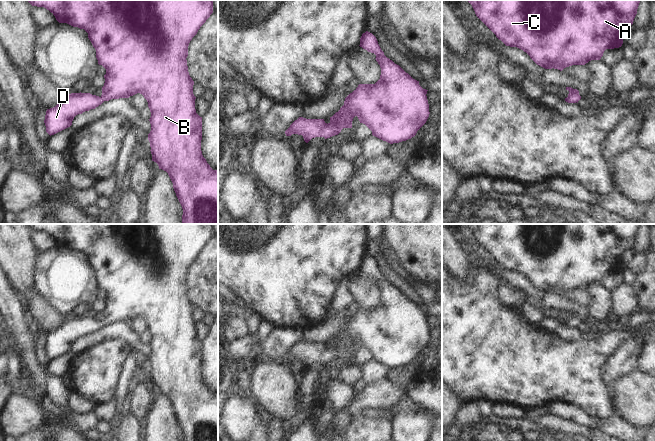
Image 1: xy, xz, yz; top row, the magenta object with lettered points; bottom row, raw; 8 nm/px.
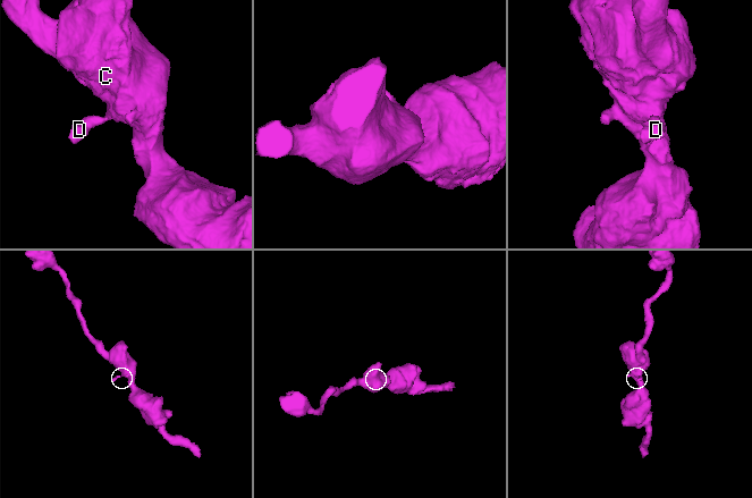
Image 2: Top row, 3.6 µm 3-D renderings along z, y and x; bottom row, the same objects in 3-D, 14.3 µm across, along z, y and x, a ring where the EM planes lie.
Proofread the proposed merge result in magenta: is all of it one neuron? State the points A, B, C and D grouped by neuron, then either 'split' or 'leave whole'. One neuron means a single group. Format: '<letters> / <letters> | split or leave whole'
A B C D | leave whole

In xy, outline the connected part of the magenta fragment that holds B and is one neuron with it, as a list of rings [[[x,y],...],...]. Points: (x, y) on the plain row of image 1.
[[[28,224],[32,230],[44,231],[49,234],[59,247],[67,247],[73,251],[84,253],[88,257],[88,262],[91,265],[93,271],[96,274],[96,282],[98,288],[102,289],[106,293],[104,299],[105,307],[102,311],[102,319],[96,320],[90,317],[71,317],[66,319],[64,323],[58,327],[55,331],[47,333],[45,339],[46,356],[51,360],[54,359],[72,349],[74,341],[78,338],[82,338],[85,335],[95,333],[101,329],[104,325],[119,322],[129,322],[137,317],[140,317],[148,326],[148,331],[151,336],[149,343],[151,348],[151,355],[148,358],[148,364],[150,366],[152,385],[156,386],[159,393],[166,395],[173,407],[173,412],[176,420],[182,430],[182,441],[218,441],[218,394],[213,394],[207,387],[206,383],[202,379],[201,364],[202,364],[202,341],[196,337],[195,323],[193,318],[194,305],[189,299],[187,290],[188,270],[192,262],[197,258],[200,251],[206,246],[206,244],[213,237],[213,225],[212,224]]]

